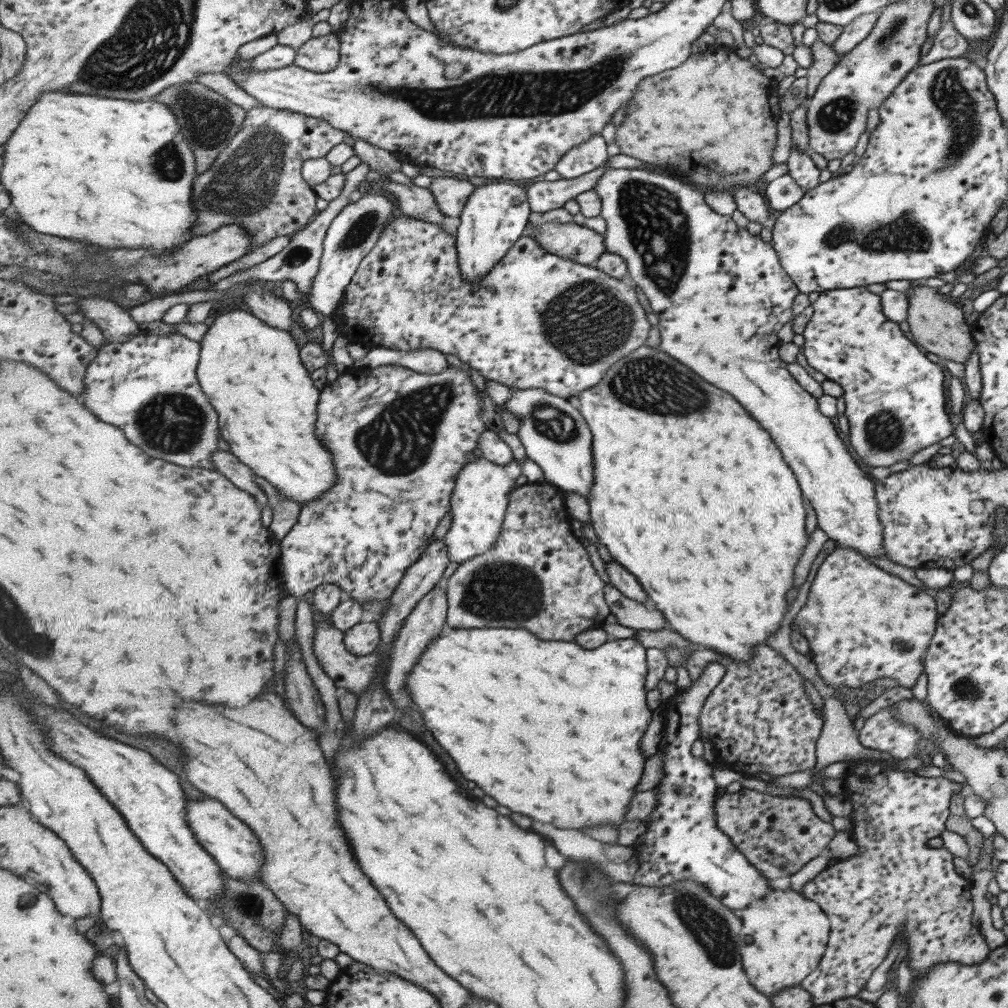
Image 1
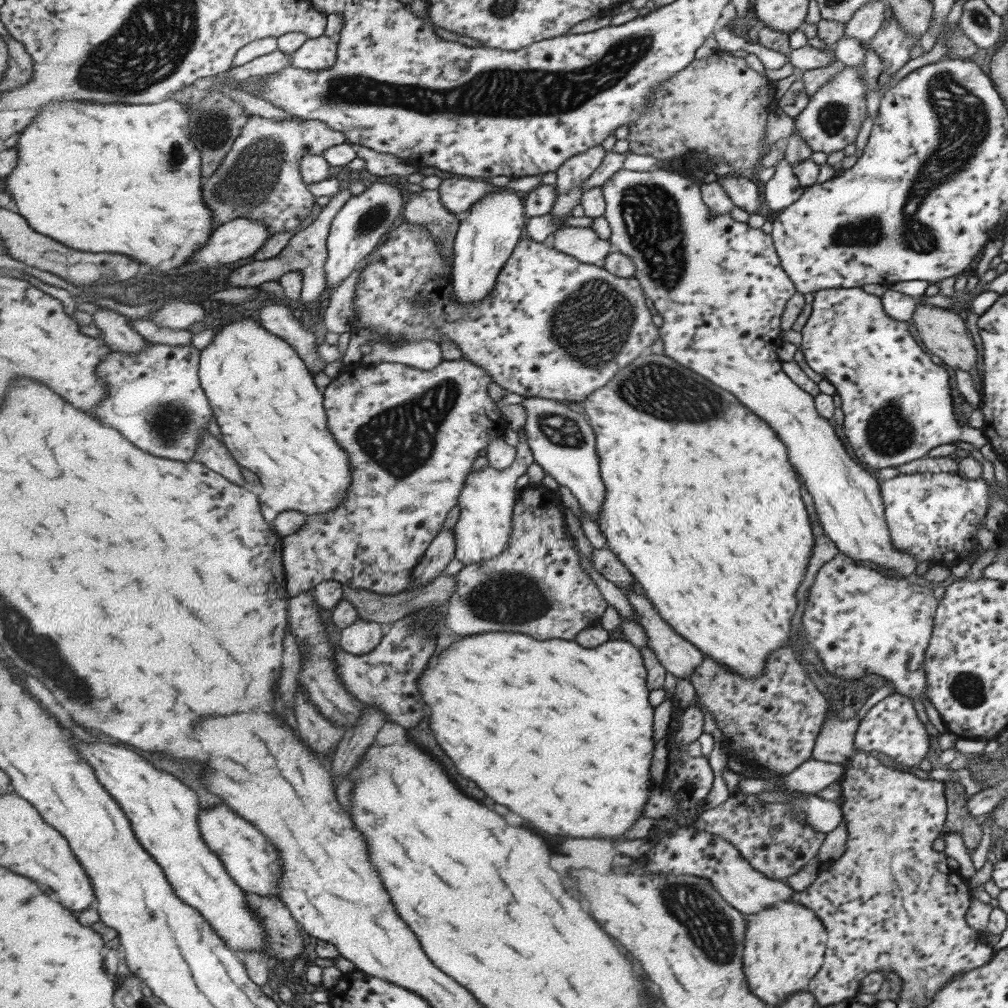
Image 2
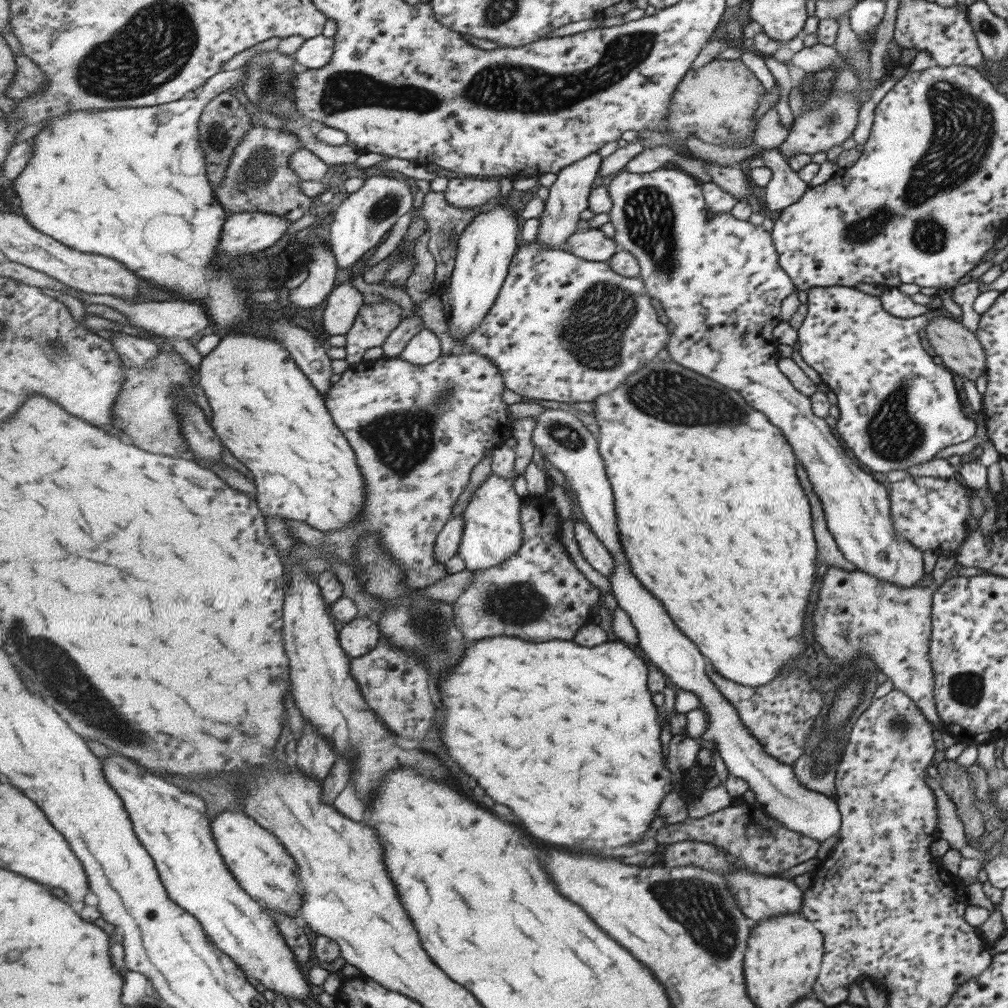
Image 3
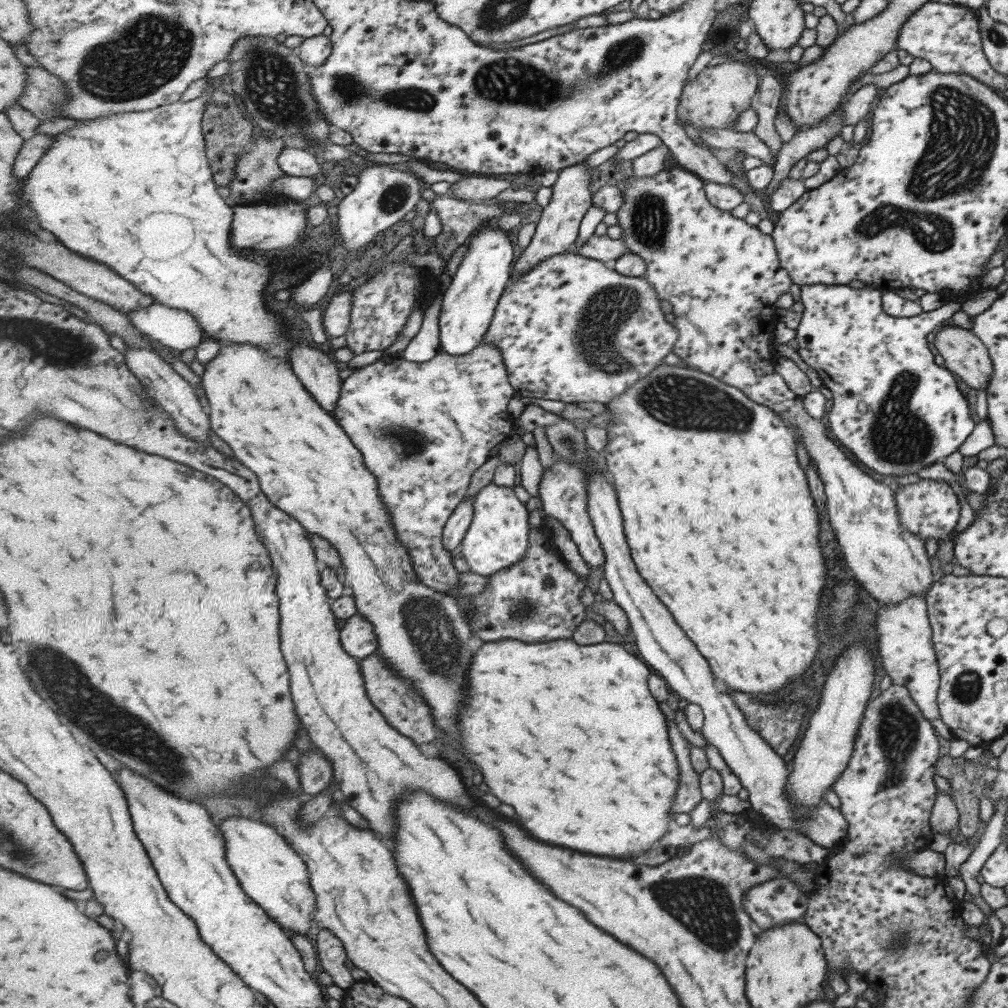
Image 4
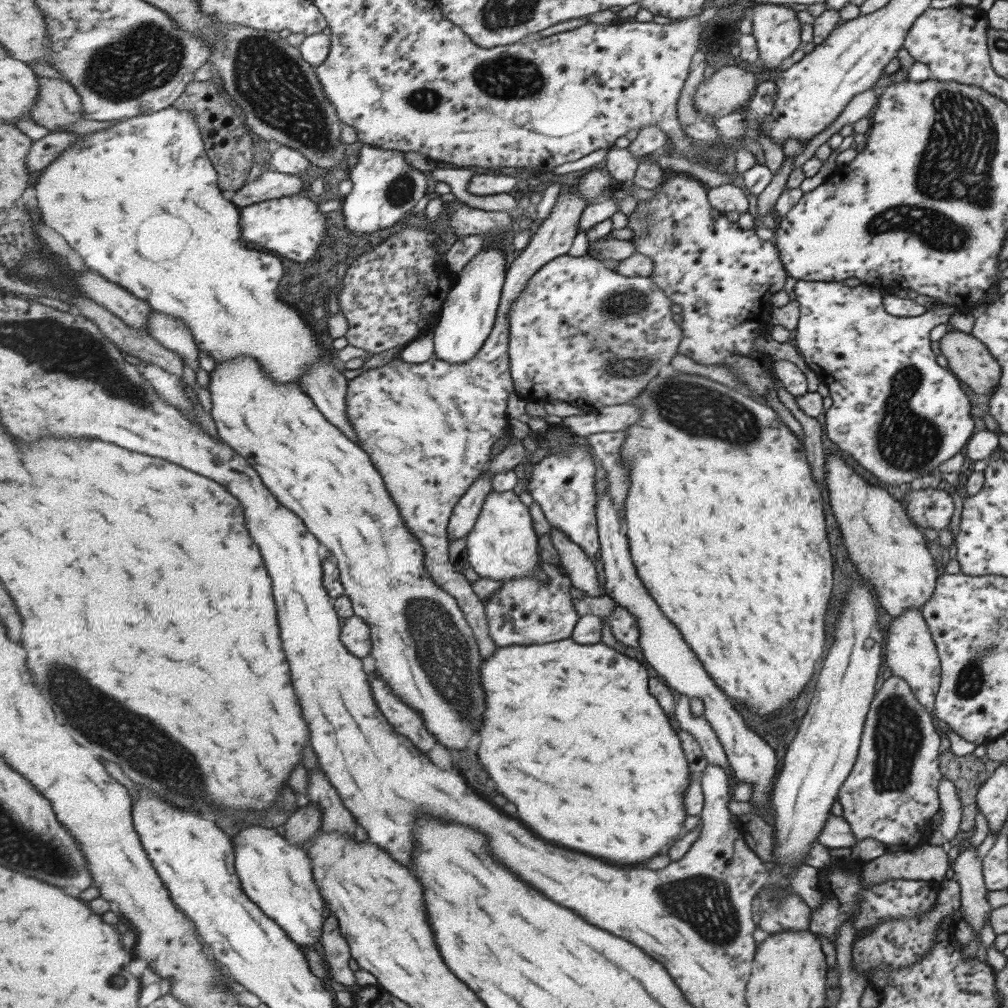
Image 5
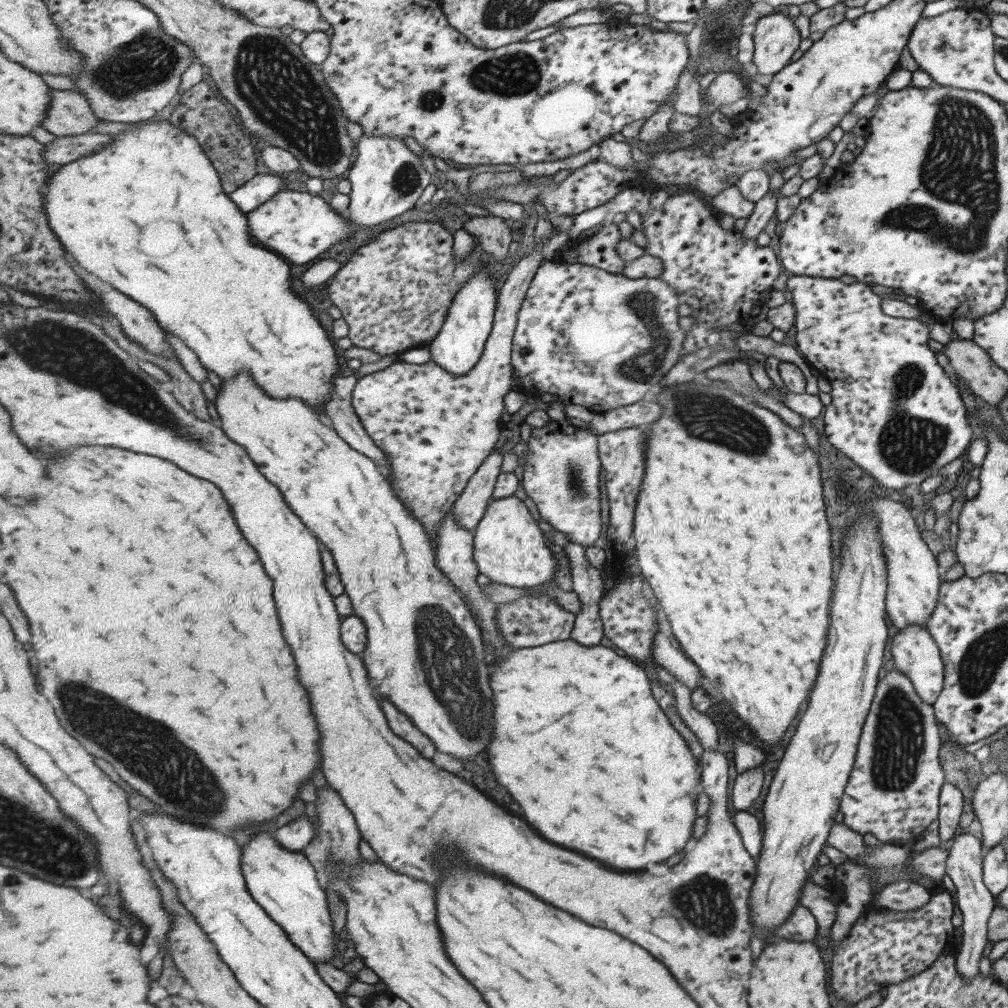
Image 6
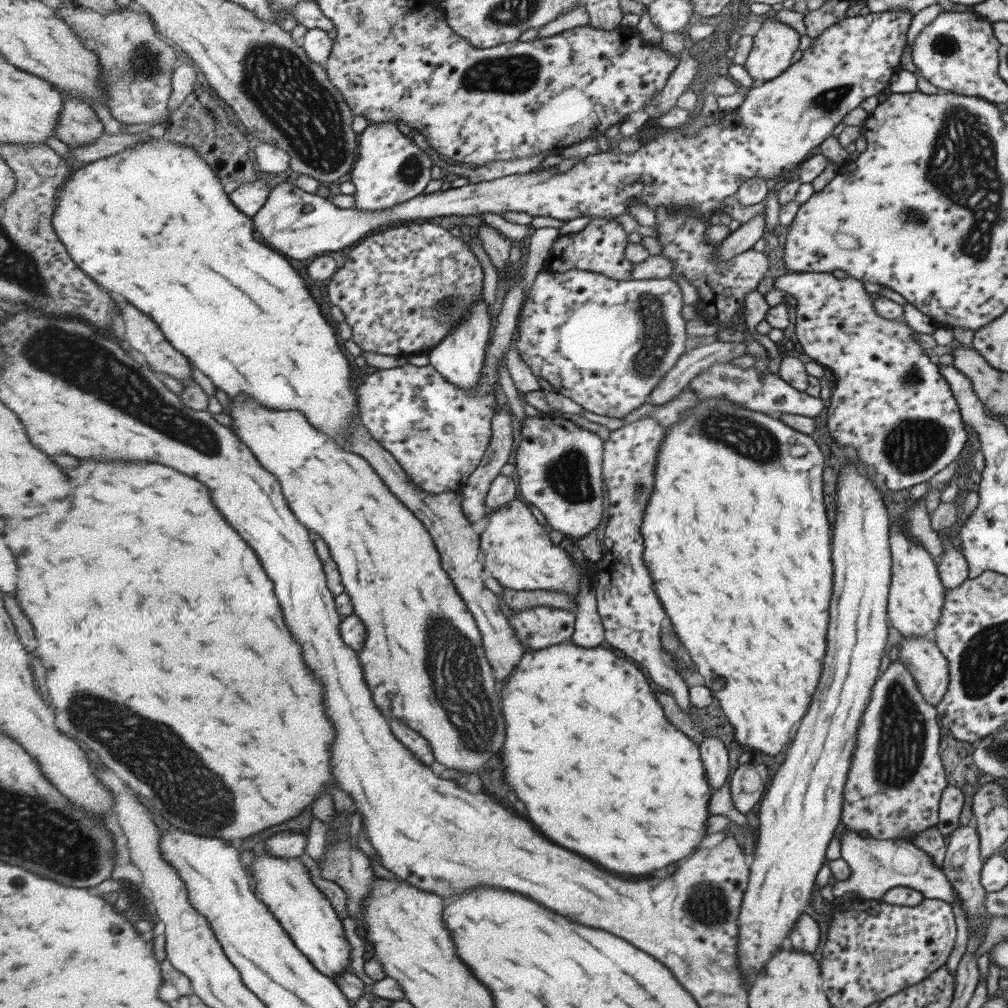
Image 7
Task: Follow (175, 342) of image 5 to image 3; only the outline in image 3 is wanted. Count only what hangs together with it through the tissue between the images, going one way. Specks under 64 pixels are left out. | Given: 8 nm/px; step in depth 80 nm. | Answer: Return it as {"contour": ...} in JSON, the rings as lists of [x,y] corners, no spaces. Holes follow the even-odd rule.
{"contour":[[[103,295],[99,300],[102,304],[127,316],[131,324],[160,336],[176,337],[177,339],[195,338],[195,336],[199,336],[199,332],[203,332],[209,326],[208,312],[199,303],[187,302],[181,299],[132,303],[115,295]]]}

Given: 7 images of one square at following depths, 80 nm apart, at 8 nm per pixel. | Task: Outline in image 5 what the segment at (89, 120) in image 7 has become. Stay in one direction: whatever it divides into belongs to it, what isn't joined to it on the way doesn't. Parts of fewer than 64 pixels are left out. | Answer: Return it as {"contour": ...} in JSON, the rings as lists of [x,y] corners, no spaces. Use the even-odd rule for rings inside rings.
{"contour":[[[39,77],[40,91],[38,92],[37,102],[32,106],[31,118],[45,126],[51,133],[62,132],[63,126],[69,126],[83,117],[83,103],[80,93],[65,78],[52,79]]]}

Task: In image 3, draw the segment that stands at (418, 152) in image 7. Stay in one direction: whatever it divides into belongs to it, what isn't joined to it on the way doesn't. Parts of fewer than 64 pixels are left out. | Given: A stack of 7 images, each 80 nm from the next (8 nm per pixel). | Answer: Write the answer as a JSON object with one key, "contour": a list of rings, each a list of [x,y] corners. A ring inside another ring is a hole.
{"contour":[[[373,175],[364,181],[356,193],[344,199],[334,212],[330,226],[330,247],[337,259],[338,268],[345,270],[373,252],[397,224],[397,220],[413,208],[414,194],[415,190],[405,180],[387,175]]]}

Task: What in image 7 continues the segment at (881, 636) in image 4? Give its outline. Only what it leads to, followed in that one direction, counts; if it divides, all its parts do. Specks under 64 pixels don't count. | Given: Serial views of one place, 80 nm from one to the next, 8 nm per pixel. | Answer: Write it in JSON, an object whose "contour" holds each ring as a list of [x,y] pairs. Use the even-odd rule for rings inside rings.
{"contour":[[[901,638],[897,660],[911,673],[923,700],[935,706],[945,694],[949,675],[937,645],[924,638]]]}

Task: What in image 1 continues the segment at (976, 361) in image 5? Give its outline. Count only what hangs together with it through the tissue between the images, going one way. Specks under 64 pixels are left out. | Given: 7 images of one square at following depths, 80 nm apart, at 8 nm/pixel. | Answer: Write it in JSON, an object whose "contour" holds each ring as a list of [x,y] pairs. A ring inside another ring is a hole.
{"contour":[[[911,287],[904,292],[908,300],[905,322],[908,324],[909,334],[913,336],[913,342],[925,348],[927,352],[935,354],[940,360],[952,360],[964,364],[967,355],[975,351],[969,321],[963,321],[961,310],[955,307],[955,303],[949,299],[943,299],[935,287]]]}

